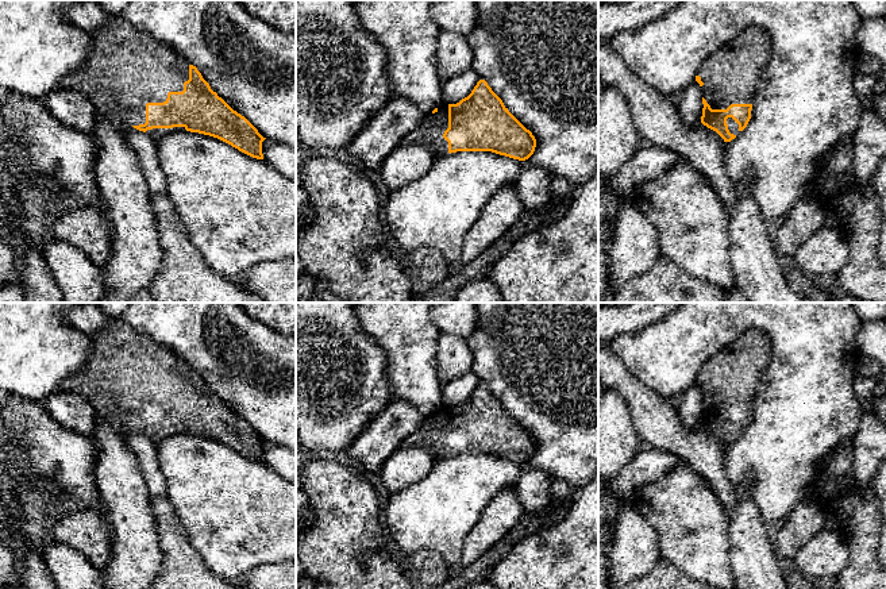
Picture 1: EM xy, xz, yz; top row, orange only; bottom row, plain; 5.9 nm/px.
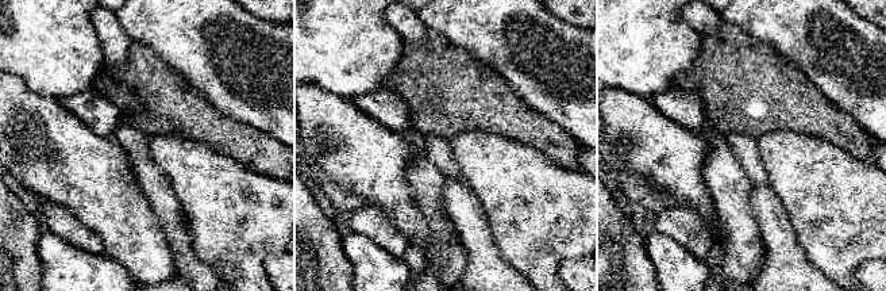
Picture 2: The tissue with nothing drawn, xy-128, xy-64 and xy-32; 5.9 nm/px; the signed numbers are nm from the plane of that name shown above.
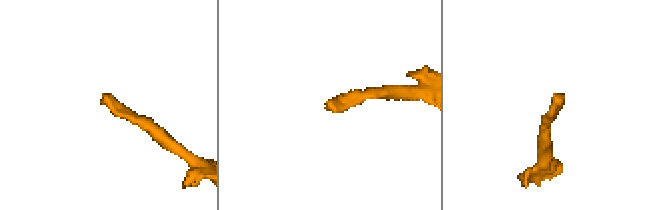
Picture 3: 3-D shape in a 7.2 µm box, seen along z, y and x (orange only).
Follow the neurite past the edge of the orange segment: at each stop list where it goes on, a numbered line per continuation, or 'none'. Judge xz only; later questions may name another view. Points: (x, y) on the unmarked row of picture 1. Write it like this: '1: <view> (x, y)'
1: xz (430, 438)

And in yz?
1: yz (731, 377)

